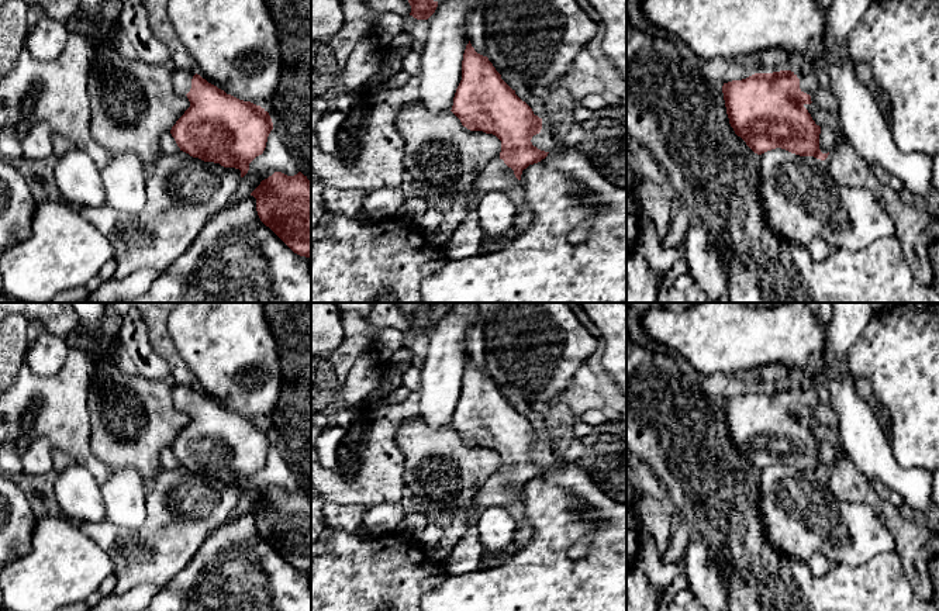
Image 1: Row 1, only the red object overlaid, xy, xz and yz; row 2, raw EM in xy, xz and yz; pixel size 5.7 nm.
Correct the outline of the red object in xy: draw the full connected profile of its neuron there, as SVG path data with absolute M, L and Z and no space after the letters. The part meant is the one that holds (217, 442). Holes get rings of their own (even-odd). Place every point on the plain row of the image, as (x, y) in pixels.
M175 384L173 401L177 410L186 411L190 417L190 422L170 445L180 466L204 477L239 484L244 493L249 479L266 463L267 452L273 445L269 428L260 421L227 410L194 387Z

